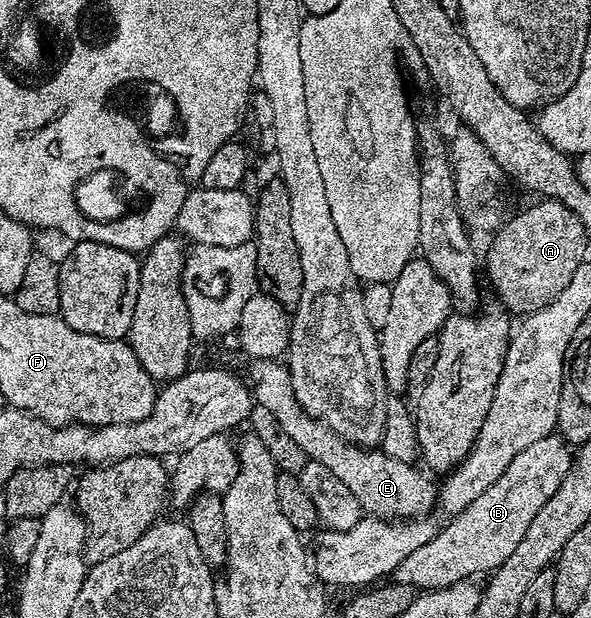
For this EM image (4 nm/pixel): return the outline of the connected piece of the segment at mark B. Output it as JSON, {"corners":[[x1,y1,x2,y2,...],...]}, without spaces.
{"corners":[[559,435,543,437,538,439,538,443,530,443,530,447,526,447,526,451,521,451,515,457,514,463,510,463,510,467,502,471,498,483,486,487,486,491,478,495,478,499,474,499,470,507,466,507,449,520,452,522,445,529,444,526,439,528,436,537,430,543,418,547,418,551,414,551,409,558,402,559,402,563,394,574,395,584,409,585,418,591,427,591,445,589,459,581,476,579,479,573,484,573,483,575,495,573,499,565,506,563,506,559,510,559,510,554,516,550,518,543,522,543,522,535,526,535,526,530,530,528,534,515,538,515,546,499,550,499,550,495,558,491,562,479,566,479,566,471,570,471,573,456,573,450,568,442]]}

